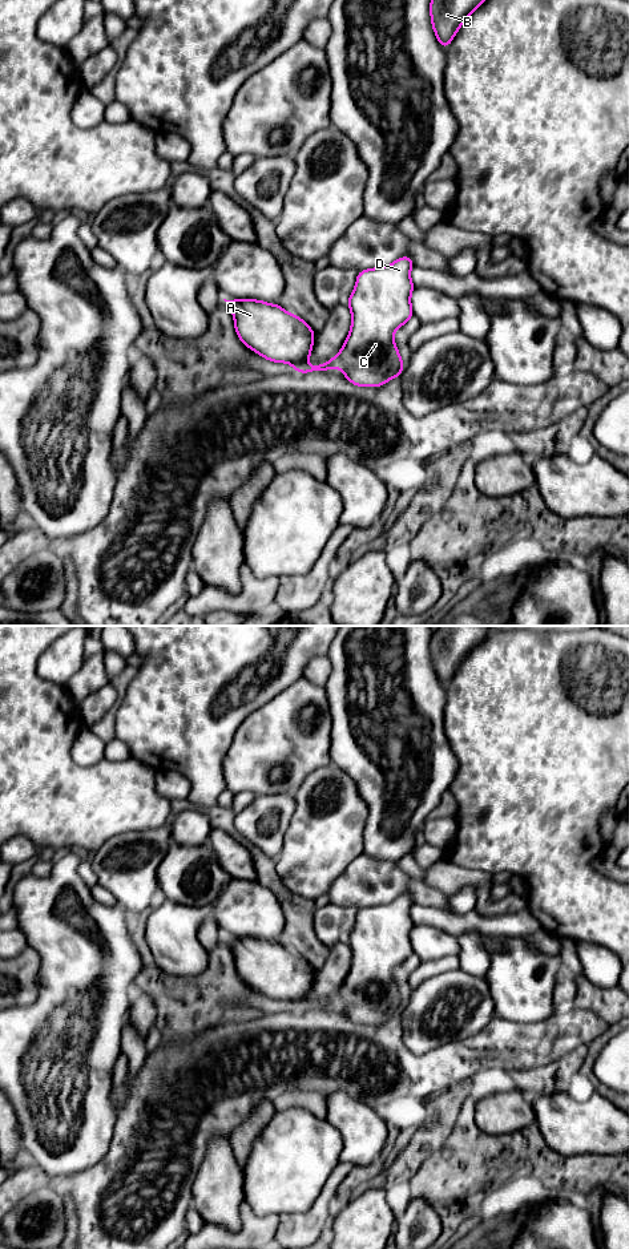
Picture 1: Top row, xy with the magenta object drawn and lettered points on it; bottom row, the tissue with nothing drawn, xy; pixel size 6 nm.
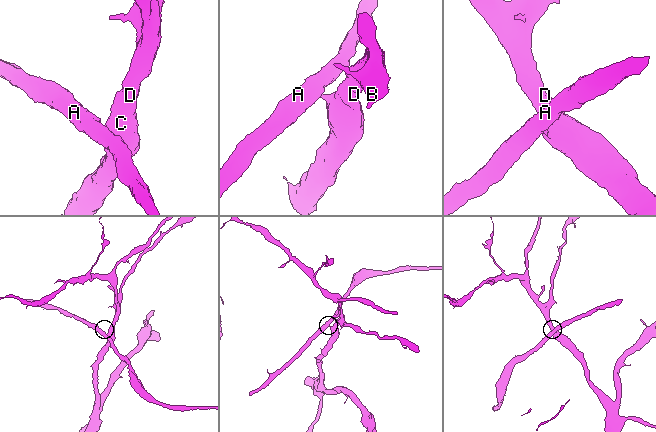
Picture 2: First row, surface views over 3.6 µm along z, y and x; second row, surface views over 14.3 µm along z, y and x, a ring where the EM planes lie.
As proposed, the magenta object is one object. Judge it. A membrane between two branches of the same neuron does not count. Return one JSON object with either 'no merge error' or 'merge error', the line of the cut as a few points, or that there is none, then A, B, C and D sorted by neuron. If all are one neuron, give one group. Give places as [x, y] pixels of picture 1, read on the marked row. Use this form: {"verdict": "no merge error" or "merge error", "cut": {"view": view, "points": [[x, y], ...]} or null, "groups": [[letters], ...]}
{"verdict": "merge error", "cut": {"view": "xy", "points": [[305, 360], [293, 364]]}, "groups": [["A"], ["B", "C", "D"]]}

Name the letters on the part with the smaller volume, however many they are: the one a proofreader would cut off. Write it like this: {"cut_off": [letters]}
{"cut_off": ["A"]}

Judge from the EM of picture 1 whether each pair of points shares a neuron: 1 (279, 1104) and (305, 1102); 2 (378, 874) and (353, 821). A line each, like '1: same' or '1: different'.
1: same
2: different

